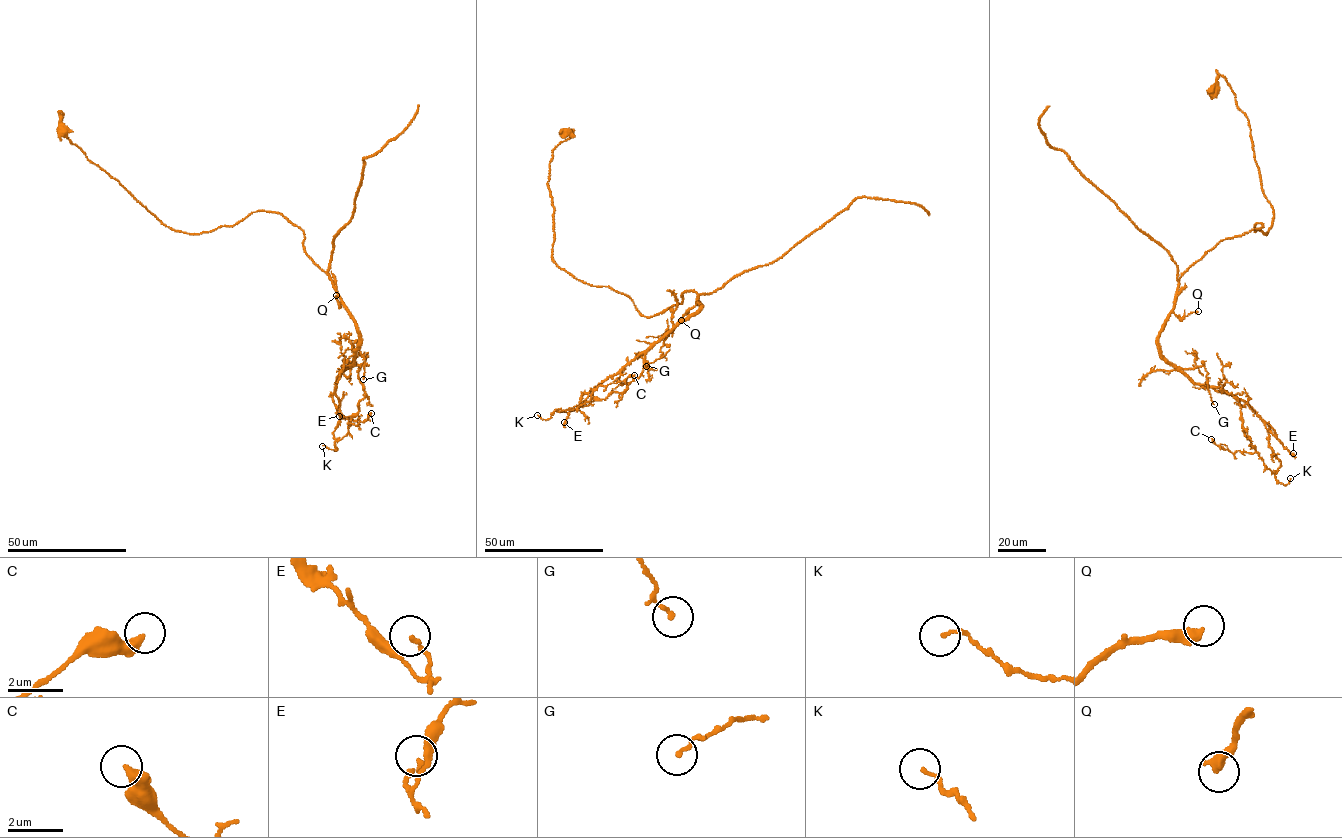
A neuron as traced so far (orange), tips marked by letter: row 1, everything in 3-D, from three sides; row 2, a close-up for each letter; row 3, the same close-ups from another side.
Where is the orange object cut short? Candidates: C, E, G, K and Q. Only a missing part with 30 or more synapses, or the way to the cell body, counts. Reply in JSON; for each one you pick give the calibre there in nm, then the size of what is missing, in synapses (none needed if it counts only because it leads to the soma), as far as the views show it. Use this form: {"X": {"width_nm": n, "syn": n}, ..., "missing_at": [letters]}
{"missing_at": []}

